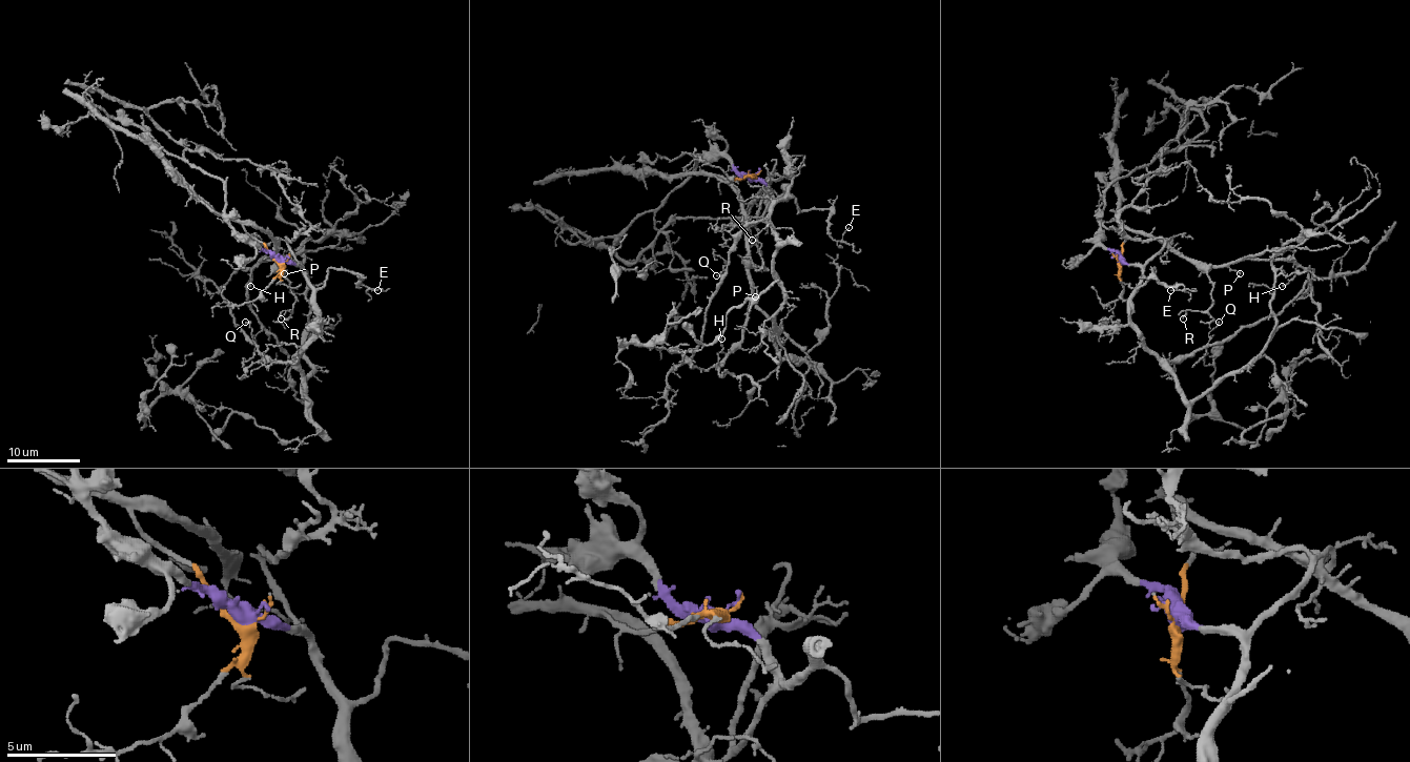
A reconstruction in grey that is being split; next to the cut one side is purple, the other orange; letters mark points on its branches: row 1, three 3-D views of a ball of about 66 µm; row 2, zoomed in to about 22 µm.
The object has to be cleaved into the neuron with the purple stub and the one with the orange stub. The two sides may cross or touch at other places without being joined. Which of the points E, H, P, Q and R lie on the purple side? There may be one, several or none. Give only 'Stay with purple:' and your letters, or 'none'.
Stay with purple: E, Q

